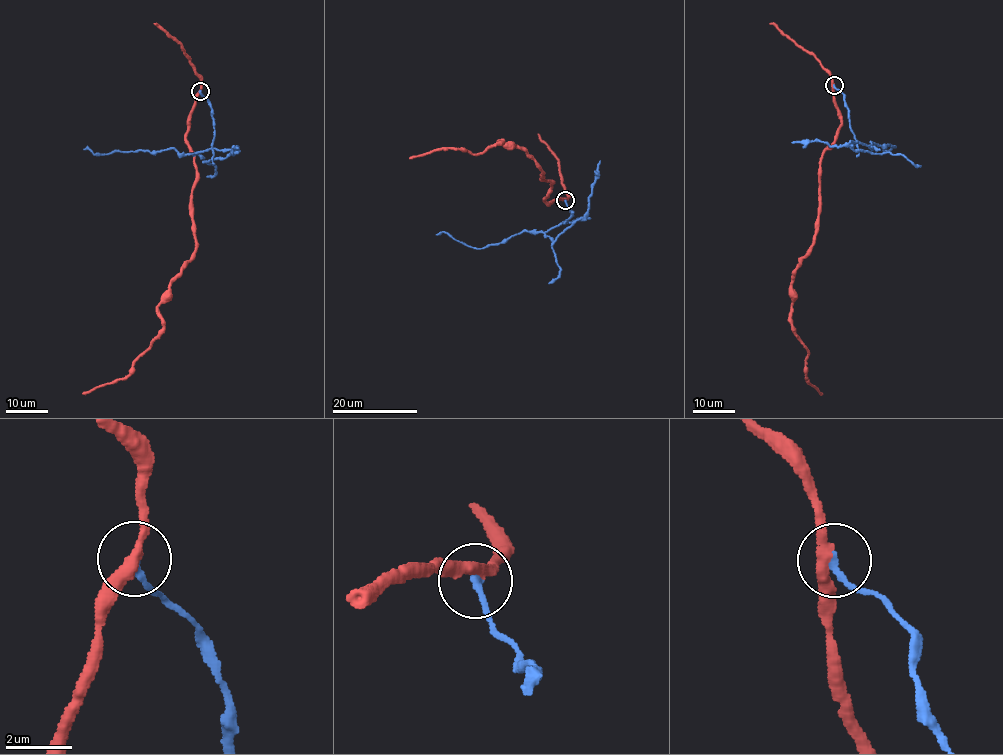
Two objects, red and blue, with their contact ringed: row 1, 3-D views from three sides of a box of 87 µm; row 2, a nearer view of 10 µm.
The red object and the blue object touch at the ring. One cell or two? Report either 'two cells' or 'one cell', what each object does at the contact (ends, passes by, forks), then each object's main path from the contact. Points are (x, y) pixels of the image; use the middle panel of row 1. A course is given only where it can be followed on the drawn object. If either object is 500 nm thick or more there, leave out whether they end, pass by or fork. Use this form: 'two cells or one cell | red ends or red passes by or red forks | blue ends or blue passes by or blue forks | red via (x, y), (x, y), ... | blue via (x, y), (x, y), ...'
two cells | red passes by | blue ends | red via (566, 201), (545, 202), (552, 182), (501, 141), (476, 154), (442, 148), (409, 158) | blue via (565, 201), (572, 215), (546, 232), (522, 231), (499, 244), (482, 248), (470, 247), (446, 232), (436, 235)

